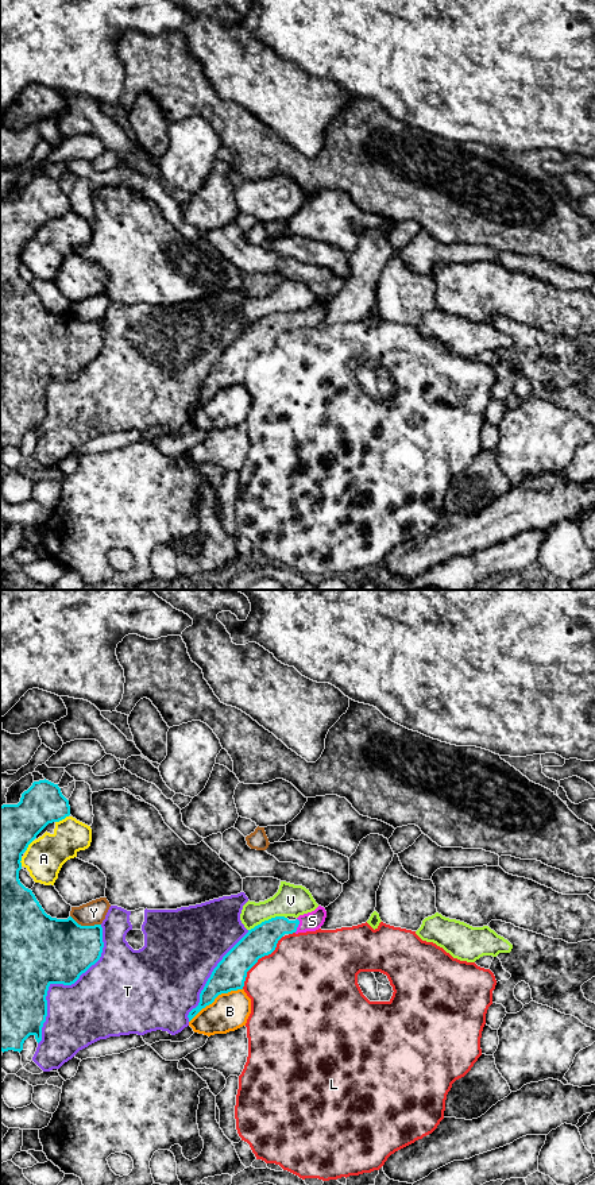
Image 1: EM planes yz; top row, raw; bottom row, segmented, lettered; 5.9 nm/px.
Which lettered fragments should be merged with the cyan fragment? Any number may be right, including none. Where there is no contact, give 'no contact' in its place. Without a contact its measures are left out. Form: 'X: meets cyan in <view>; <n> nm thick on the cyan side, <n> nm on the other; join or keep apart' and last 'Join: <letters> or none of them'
A: meets cyan in yz; 240 nm thick on the cyan side, 220 nm on the other; keep apart
B: meets cyan in yz; 190 nm thick on the cyan side, 220 nm on the other; keep apart
L: meets cyan in yz; 190 nm thick on the cyan side, 460 nm on the other; keep apart
S: meets cyan in yz; 180 nm thick on the cyan side, 110 nm on the other; join
T: meets cyan in yz; 440 nm thick on the cyan side, 400 nm on the other; keep apart
V: meets cyan in yz; 180 nm thick on the cyan side, 190 nm on the other; keep apart
Y: meets cyan in yz; 380 nm thick on the cyan side, 140 nm on the other; keep apart
Join: S

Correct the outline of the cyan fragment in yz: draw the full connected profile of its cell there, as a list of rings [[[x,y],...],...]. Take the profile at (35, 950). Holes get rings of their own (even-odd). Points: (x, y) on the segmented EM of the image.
[[[49,780],[34,781],[22,794],[18,804],[0,806],[0,1050],[22,1051],[24,1041],[34,1035],[42,1041],[42,1027],[47,1016],[47,991],[51,984],[74,984],[82,973],[94,965],[103,953],[101,925],[81,926],[72,916],[67,919],[51,918],[45,912],[31,889],[19,880],[22,854],[36,835],[53,822],[70,815],[69,800],[62,795],[58,784]]]

